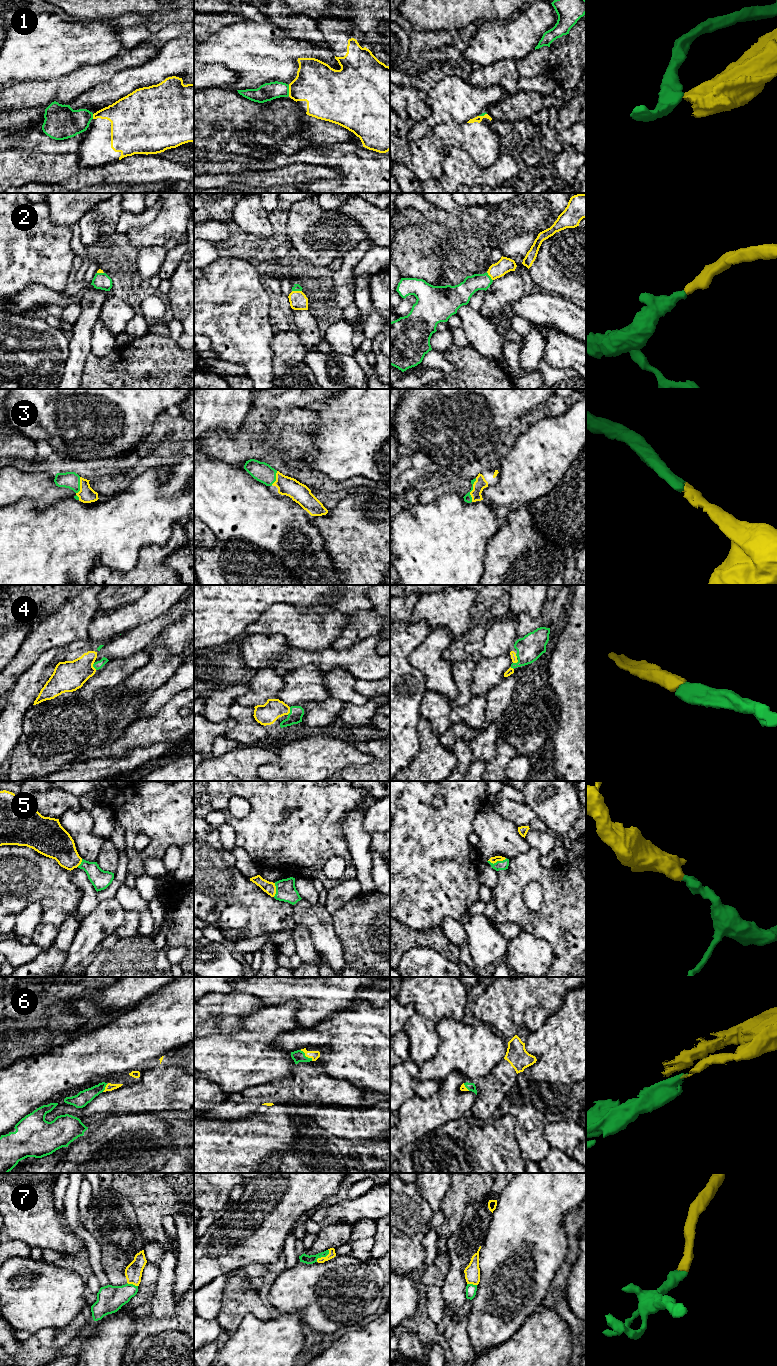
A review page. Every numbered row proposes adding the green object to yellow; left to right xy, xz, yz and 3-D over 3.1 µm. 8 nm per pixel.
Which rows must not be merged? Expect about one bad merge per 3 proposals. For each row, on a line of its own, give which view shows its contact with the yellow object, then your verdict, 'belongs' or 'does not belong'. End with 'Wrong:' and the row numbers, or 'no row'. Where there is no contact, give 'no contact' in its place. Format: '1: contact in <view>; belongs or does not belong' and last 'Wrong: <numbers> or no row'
1: contact in xz; does not belong
2: contact in yz; belongs
3: contact in yz; belongs
4: contact in xz; belongs
5: contact in yz; belongs
6: contact in xz; belongs
7: contact in xz; belongs
Wrong: 1

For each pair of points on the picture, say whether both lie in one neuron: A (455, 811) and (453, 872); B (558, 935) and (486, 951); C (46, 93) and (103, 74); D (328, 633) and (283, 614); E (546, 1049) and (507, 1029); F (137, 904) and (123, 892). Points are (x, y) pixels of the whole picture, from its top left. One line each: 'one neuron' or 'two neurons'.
A: one neuron
B: two neurons
C: one neuron
D: one neuron
E: two neurons
F: one neuron

